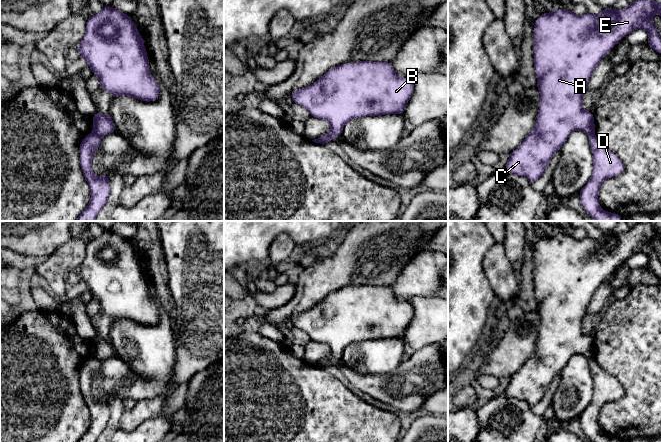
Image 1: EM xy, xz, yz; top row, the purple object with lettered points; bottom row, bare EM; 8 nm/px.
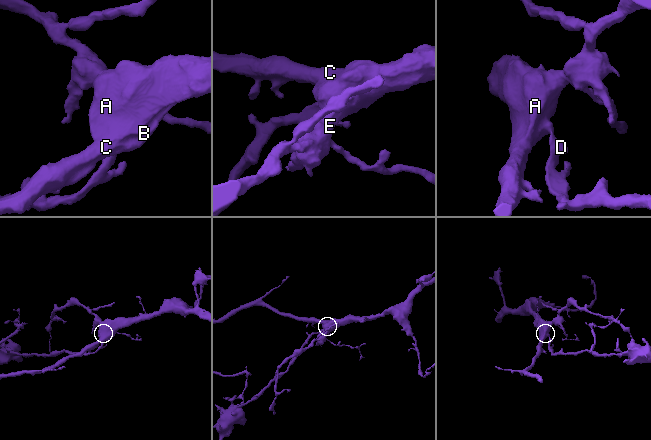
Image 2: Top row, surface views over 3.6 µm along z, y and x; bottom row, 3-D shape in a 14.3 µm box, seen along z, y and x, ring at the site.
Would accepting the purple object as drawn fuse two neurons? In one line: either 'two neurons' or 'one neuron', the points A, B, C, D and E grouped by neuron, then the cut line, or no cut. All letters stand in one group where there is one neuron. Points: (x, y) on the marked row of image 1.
two neurons; groups A B C E / D; cut xy (93, 132), (100, 137)

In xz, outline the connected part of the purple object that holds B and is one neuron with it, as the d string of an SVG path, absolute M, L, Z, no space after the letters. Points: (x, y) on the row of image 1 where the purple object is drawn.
M360 61L338 65L328 70L314 84L295 89L291 94L293 102L305 107L310 116L324 119L331 127L329 135L319 139L323 144L342 135L344 125L351 119L364 116L404 114L405 106L414 92L413 82L398 77L391 62Z

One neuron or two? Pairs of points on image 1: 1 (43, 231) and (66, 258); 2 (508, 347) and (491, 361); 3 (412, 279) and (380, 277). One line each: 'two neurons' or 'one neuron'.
1: two neurons
2: one neuron
3: two neurons

